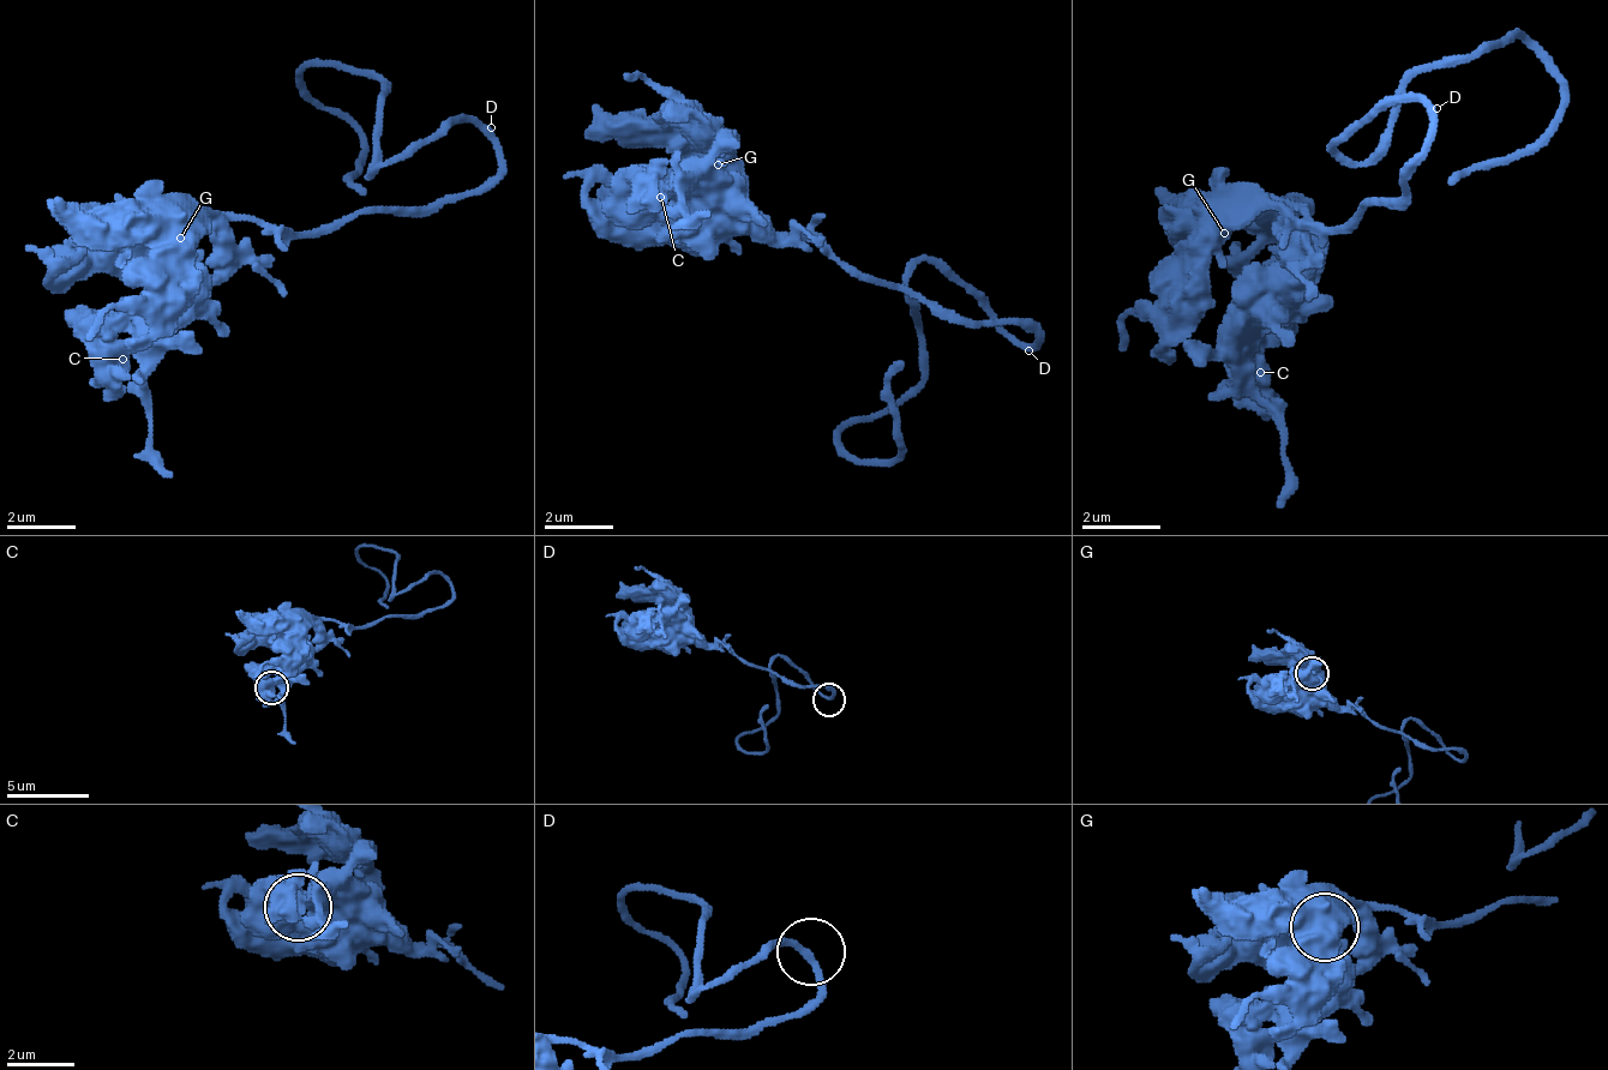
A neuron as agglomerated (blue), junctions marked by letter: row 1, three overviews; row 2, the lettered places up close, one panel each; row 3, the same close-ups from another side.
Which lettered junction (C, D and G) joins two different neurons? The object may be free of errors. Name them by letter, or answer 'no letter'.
no letter

